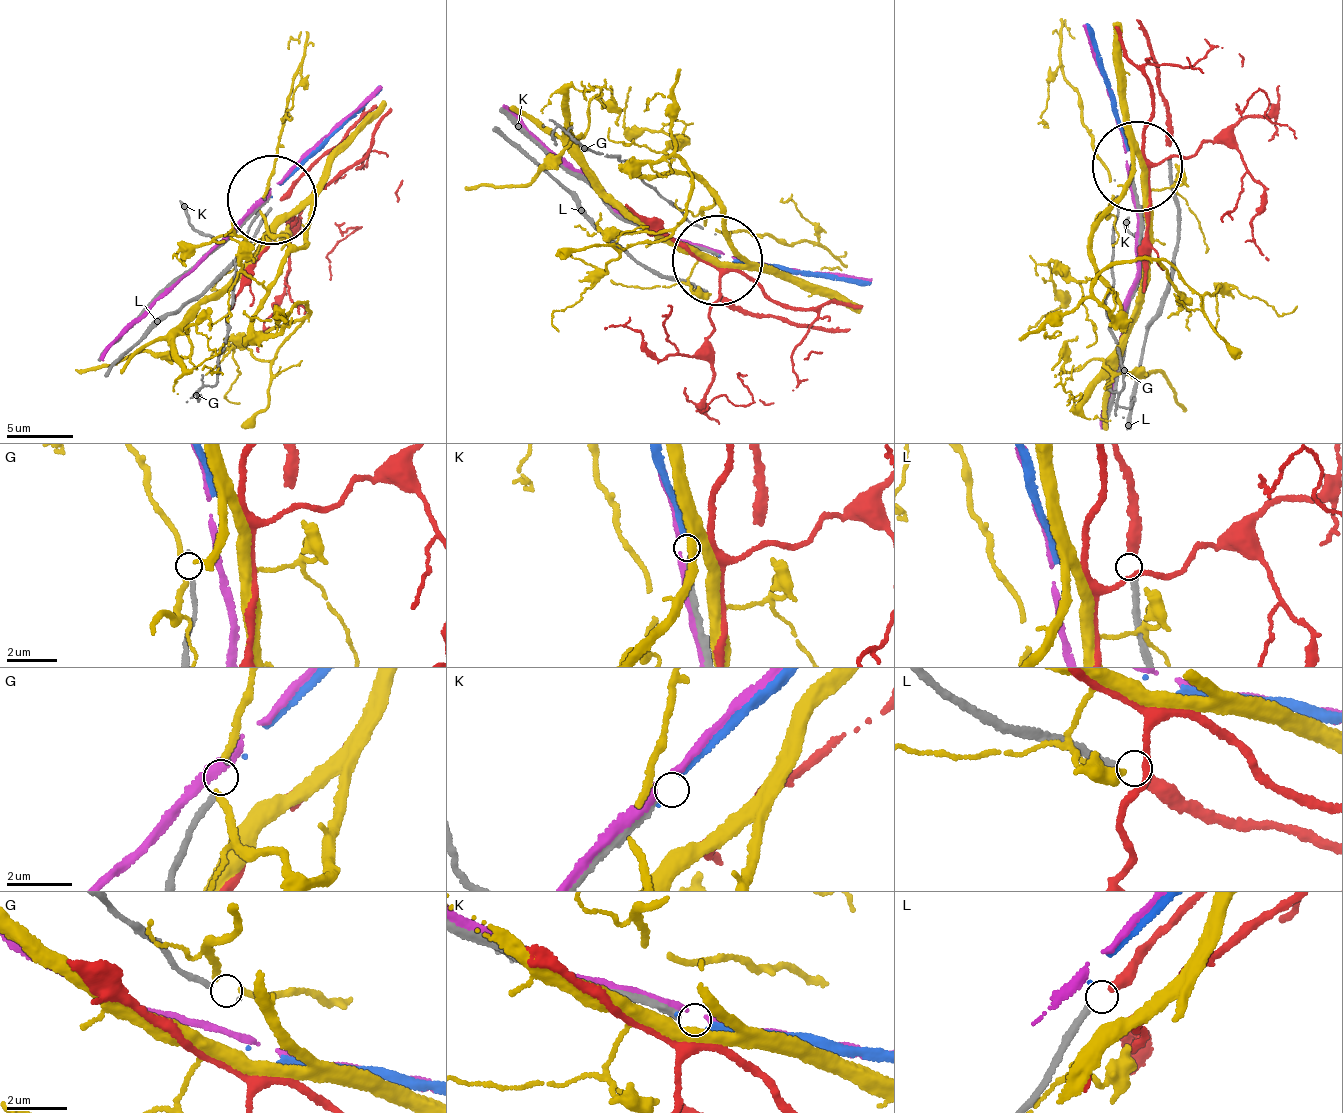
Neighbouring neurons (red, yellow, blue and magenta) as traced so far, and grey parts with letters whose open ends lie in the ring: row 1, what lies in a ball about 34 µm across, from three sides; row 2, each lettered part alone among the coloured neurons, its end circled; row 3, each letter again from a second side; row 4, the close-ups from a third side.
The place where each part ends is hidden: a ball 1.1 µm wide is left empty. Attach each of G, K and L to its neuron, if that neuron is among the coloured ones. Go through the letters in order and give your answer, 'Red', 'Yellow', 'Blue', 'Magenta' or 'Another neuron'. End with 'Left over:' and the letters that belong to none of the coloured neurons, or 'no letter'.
G: Another neuron
K: Blue
L: Red
Left over: G

